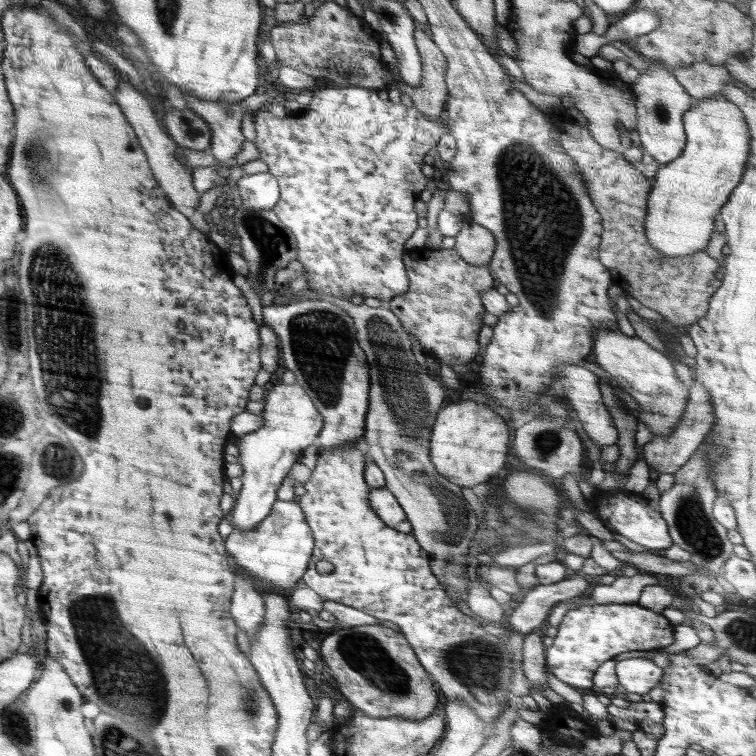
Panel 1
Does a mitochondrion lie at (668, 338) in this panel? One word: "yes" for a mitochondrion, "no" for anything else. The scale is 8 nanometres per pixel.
no

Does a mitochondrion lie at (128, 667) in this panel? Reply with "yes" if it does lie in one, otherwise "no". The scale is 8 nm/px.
yes

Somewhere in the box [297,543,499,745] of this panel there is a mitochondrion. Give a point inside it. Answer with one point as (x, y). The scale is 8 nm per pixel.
(365, 653)

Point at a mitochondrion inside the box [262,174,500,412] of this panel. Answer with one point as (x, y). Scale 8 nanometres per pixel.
(321, 345)

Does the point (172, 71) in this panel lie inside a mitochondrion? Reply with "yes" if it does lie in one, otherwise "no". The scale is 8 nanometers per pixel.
no

